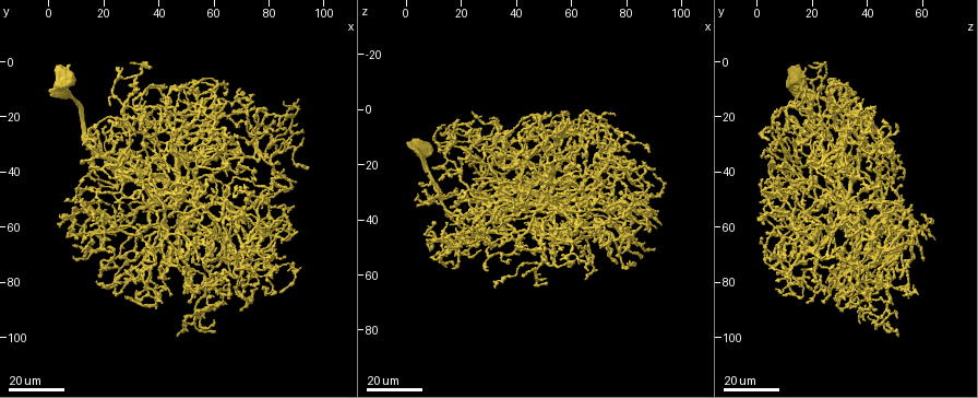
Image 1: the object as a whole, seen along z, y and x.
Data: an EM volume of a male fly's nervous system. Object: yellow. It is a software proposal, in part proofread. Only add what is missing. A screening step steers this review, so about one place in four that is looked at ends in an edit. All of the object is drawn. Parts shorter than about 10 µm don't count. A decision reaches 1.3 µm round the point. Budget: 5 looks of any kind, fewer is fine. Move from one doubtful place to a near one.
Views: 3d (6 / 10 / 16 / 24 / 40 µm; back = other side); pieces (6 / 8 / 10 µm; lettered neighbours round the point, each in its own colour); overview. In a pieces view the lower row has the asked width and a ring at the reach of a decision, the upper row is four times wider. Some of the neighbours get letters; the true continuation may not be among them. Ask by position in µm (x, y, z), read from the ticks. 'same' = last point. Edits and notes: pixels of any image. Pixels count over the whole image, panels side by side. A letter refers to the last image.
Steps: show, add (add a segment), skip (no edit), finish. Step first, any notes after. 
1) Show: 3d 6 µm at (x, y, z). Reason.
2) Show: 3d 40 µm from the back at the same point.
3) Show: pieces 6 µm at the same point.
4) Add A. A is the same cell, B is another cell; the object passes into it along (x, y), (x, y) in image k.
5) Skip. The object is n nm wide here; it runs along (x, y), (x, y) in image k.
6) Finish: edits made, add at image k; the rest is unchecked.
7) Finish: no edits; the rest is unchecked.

Show: 3d 16 µm at (86, 71, 28). Free end.

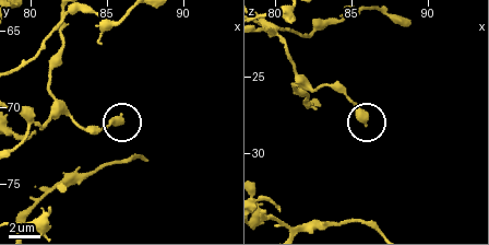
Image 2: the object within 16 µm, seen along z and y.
Show: pieces 8 µm at (85.8, 70.8, 27.8).

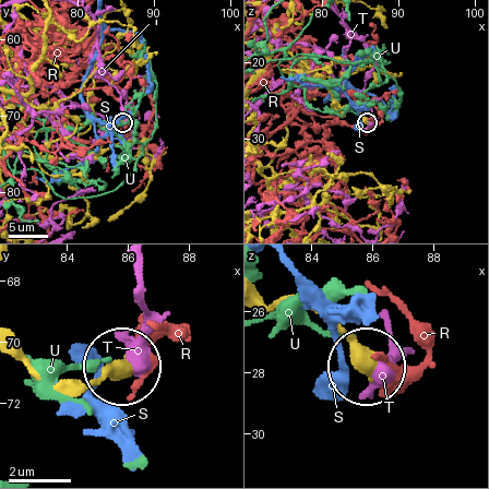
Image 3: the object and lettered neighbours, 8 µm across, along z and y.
Skip. R, S, T and U are other cells; no lettered segment goes on from it.

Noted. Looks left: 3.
Show: 3d 16 µm at (84, 84, 36).

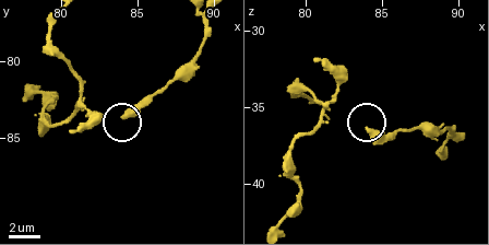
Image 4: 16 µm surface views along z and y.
Show: pieces 6 µm at (84.0, 83.6, 36.4).

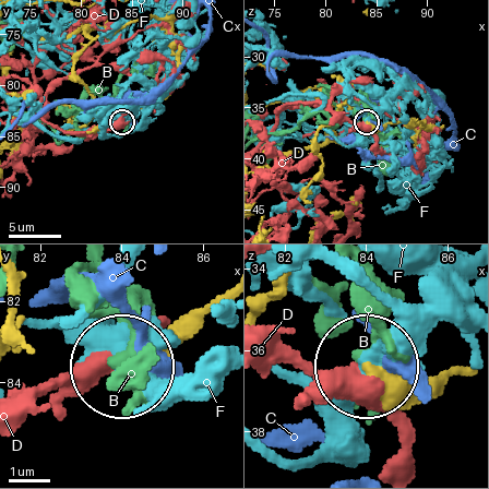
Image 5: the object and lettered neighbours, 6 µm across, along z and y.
Skip. B, C, D and F are other cells; none of them fits.

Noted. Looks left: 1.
Finish: no edits; the rest is unchecked.

